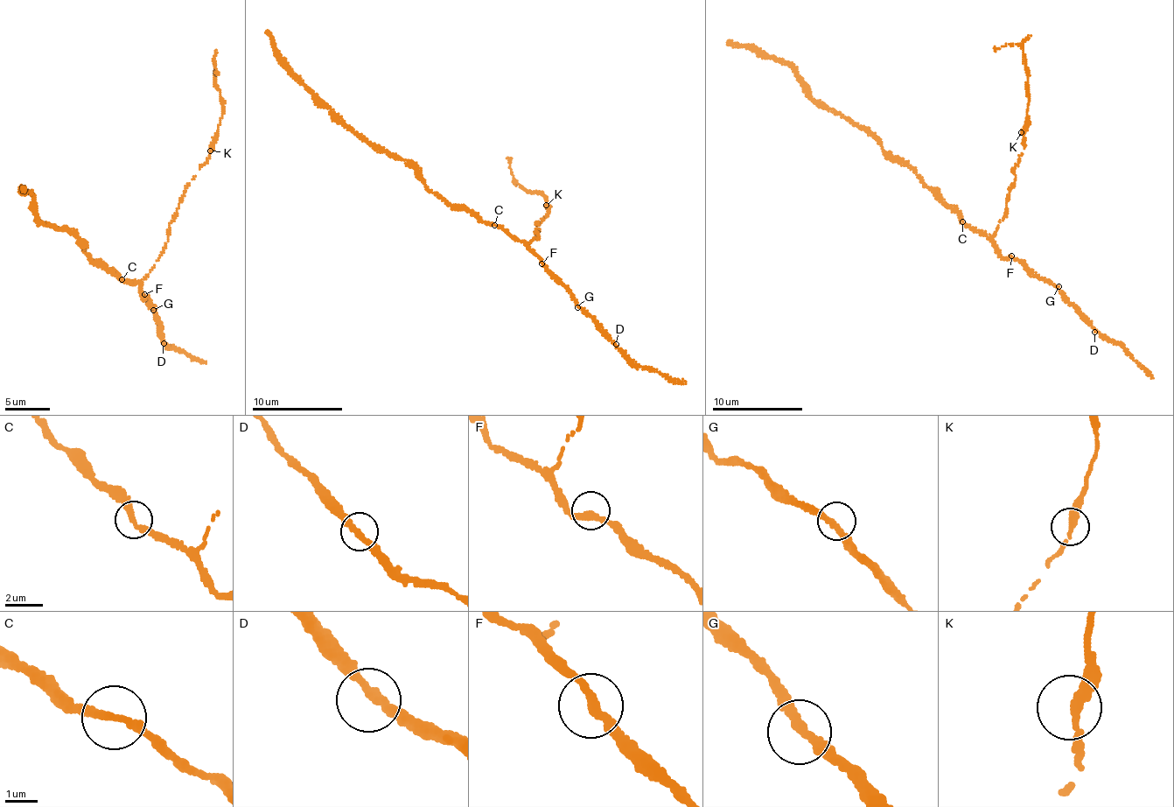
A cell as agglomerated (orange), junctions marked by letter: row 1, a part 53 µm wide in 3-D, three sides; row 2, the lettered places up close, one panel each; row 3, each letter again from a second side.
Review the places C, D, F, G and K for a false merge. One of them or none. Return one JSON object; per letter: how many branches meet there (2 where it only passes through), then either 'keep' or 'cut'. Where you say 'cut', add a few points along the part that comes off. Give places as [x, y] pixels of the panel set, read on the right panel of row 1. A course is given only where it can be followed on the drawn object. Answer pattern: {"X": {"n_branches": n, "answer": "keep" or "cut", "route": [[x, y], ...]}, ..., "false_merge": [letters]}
{"C": {"n_branches": 2, "answer": "keep"}, "D": {"n_branches": 2, "answer": "keep"}, "F": {"n_branches": 2, "answer": "keep"}, "G": {"n_branches": 2, "answer": "keep"}, "K": {"n_branches": 2, "answer": "keep"}, "false_merge": []}

